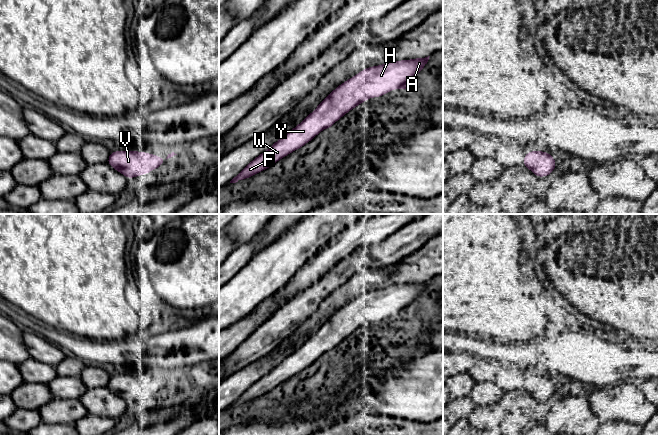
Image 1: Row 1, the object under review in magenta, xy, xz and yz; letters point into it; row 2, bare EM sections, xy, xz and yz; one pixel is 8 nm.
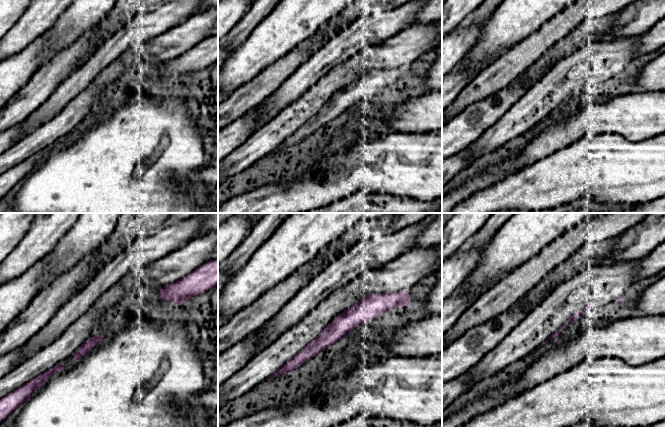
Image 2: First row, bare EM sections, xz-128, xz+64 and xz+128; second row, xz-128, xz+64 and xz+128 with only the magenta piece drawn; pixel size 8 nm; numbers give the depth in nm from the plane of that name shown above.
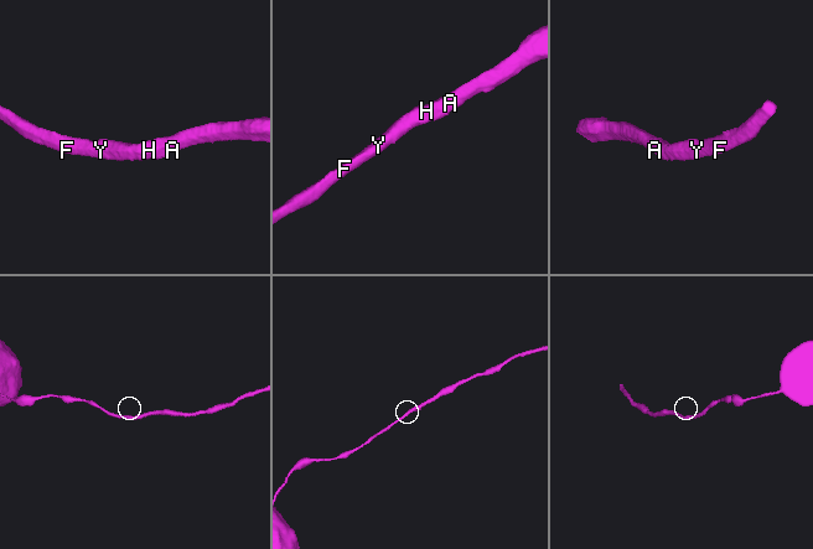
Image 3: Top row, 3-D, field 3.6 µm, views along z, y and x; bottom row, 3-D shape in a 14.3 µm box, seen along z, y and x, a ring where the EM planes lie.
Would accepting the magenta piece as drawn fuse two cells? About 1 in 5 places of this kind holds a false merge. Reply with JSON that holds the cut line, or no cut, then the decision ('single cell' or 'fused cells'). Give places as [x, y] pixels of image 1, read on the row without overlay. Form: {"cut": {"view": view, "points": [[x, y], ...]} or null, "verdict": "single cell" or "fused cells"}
{"cut": null, "verdict": "single cell"}

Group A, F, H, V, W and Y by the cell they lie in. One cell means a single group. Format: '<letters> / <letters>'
A F H V W Y

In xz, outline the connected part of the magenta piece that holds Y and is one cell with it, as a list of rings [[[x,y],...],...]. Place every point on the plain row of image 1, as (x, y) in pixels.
[[[430,280],[410,284],[392,285],[383,289],[368,291],[352,302],[346,304],[333,314],[300,348],[287,356],[268,374],[264,375],[257,382],[252,384],[230,405],[230,407],[236,407],[240,404],[252,401],[253,399],[271,391],[281,382],[307,368],[325,352],[331,352],[337,344],[353,332],[357,331],[360,327],[365,326],[367,323],[381,321],[396,312],[408,314],[416,308],[416,299],[418,296],[422,295],[429,284],[429,281]]]

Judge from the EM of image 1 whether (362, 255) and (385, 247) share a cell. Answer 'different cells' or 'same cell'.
same cell

